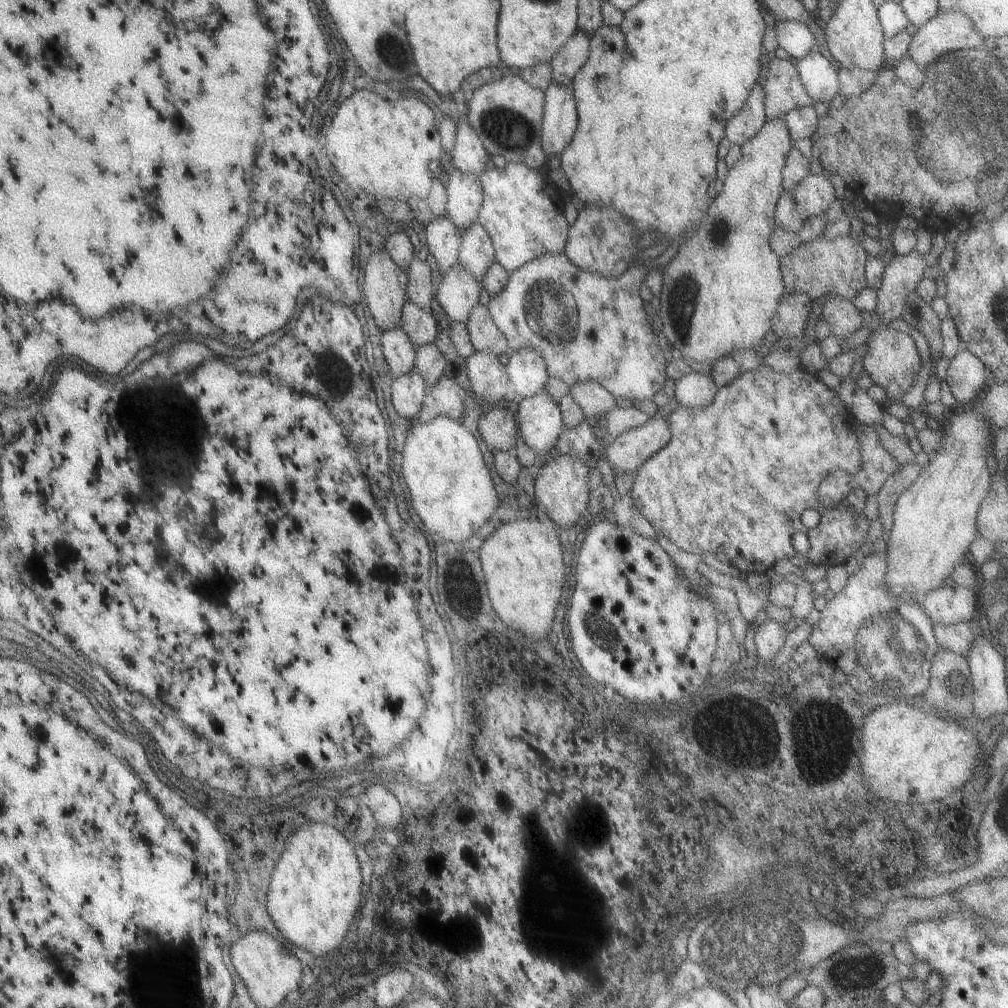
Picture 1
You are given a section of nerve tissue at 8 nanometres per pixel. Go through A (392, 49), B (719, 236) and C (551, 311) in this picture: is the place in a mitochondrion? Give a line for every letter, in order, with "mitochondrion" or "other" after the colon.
A: mitochondrion
B: mitochondrion
C: mitochondrion

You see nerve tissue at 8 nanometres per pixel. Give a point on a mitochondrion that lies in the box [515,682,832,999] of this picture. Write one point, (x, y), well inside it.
(762, 935)

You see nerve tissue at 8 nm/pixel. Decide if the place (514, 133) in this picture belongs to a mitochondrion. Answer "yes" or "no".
yes

